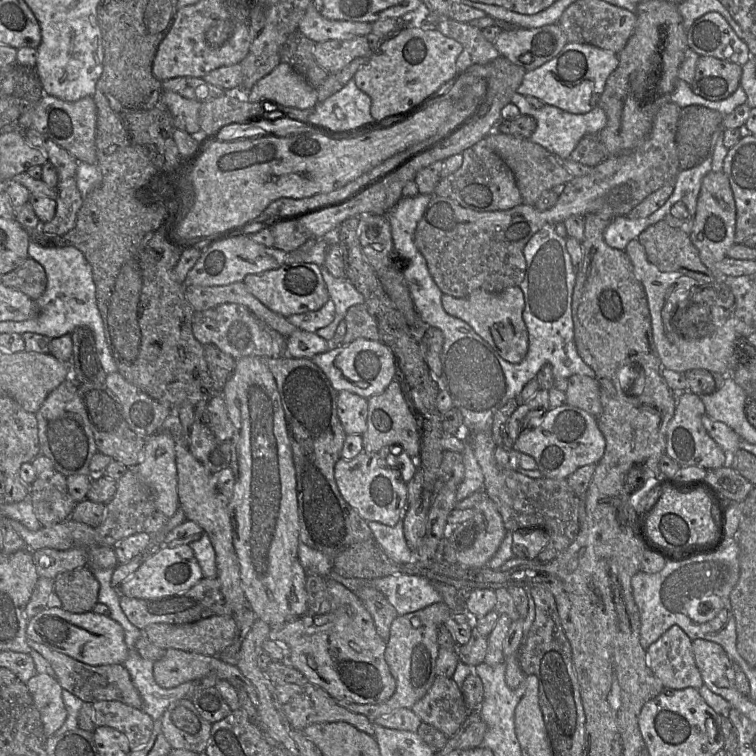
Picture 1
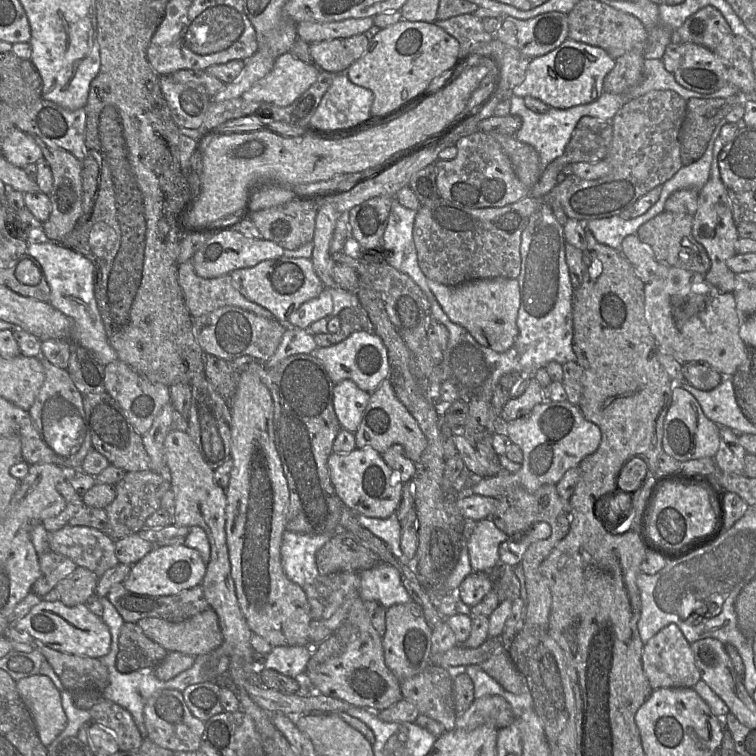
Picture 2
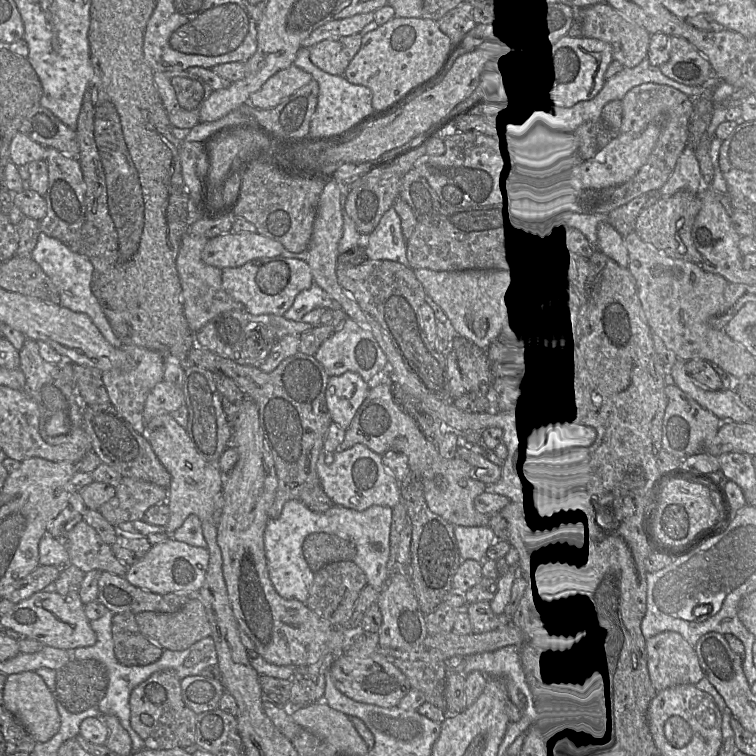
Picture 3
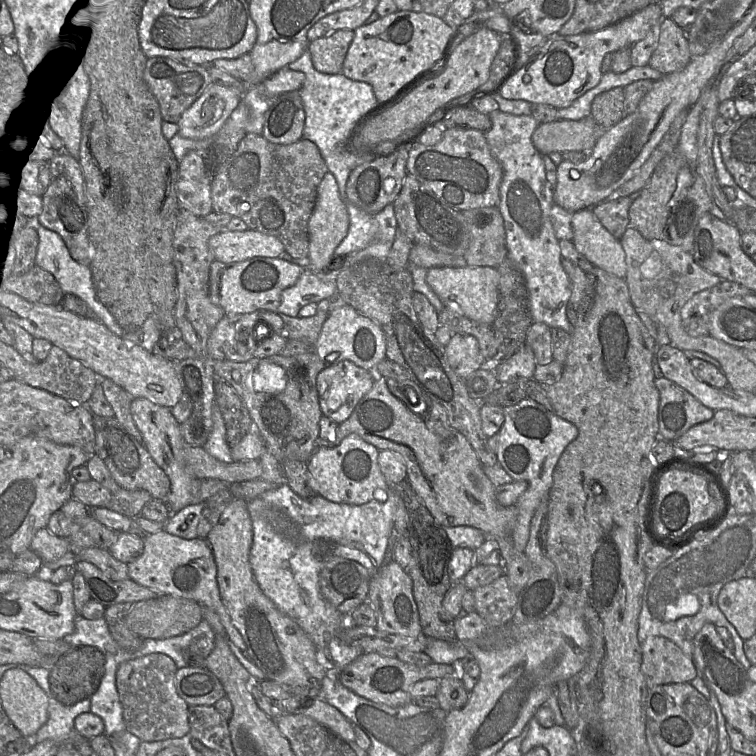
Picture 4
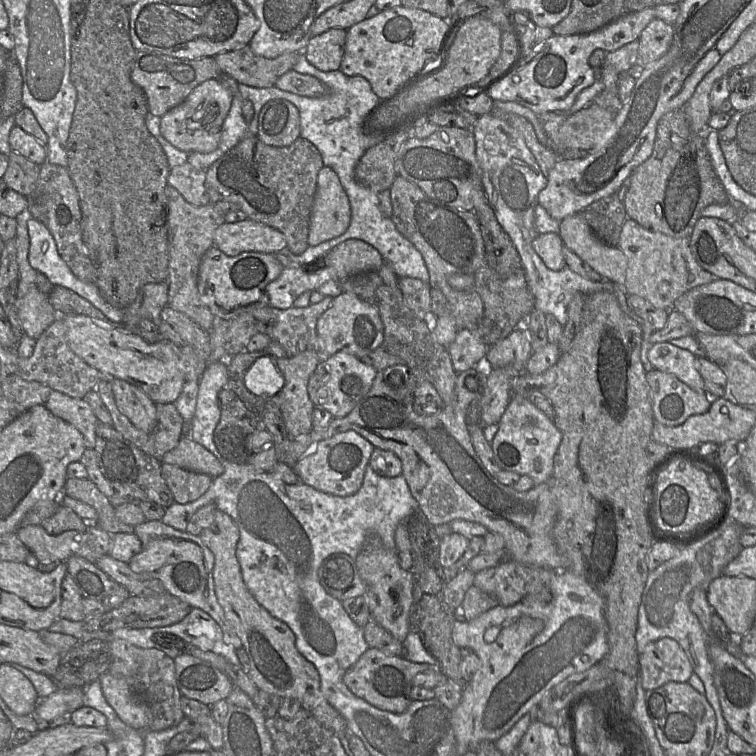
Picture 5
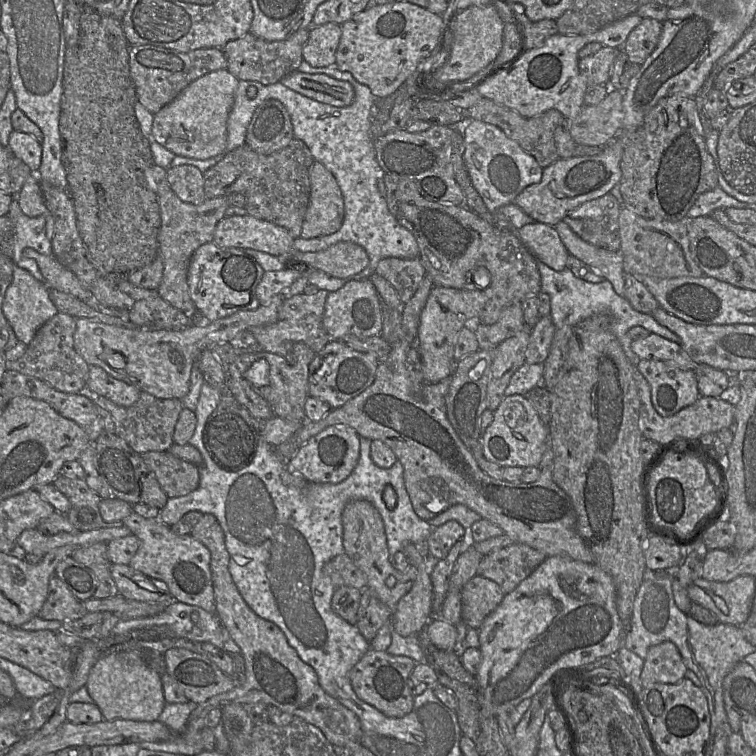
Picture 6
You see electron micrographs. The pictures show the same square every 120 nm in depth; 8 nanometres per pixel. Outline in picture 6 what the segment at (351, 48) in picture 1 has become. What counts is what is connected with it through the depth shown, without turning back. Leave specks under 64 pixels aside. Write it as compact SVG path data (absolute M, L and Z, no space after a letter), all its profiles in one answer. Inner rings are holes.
M333 22L310 27L302 49L303 59L312 67L335 66L341 32L341 24Z

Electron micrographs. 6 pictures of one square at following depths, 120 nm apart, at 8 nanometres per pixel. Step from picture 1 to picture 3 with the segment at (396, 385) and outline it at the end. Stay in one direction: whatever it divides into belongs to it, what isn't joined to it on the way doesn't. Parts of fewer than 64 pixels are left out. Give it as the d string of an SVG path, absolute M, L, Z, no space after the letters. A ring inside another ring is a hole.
M388 369L376 381L368 383L370 385L369 394L356 412L350 426L345 430L345 438L338 450L343 451L356 444L363 444L382 456L389 451L403 453L408 457L411 471L422 479L425 500L433 513L441 516L454 526L489 525L490 516L478 512L474 507L475 499L486 491L487 485L473 476L473 468L465 460L458 456L453 459L445 459L439 454L435 443L424 435L415 419L407 414L395 401L392 393L392 382L393 376Z

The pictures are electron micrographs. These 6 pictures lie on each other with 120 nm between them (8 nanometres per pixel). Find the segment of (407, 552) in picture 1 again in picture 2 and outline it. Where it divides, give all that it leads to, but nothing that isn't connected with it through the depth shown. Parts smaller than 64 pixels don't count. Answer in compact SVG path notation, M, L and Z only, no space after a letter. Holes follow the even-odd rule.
M393 513L387 518L373 518L357 515L356 519L362 527L386 543L397 559L404 559L400 546L402 525L396 513Z

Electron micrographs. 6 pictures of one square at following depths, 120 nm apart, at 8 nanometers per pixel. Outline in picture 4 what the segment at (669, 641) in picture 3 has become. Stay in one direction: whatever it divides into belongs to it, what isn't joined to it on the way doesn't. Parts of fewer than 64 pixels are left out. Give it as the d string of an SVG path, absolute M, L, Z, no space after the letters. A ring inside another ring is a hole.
M651 637L642 643L641 647L641 672L648 689L664 684L690 683L698 676L692 658L686 656L671 640L665 637Z

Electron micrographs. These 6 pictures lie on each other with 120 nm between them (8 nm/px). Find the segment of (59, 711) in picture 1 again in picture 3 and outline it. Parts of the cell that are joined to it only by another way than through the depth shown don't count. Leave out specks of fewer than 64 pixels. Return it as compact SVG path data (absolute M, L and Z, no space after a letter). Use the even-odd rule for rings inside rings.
M21 672L7 676L3 701L6 709L24 726L36 742L47 742L59 731L61 721L57 701L42 677L35 672Z

